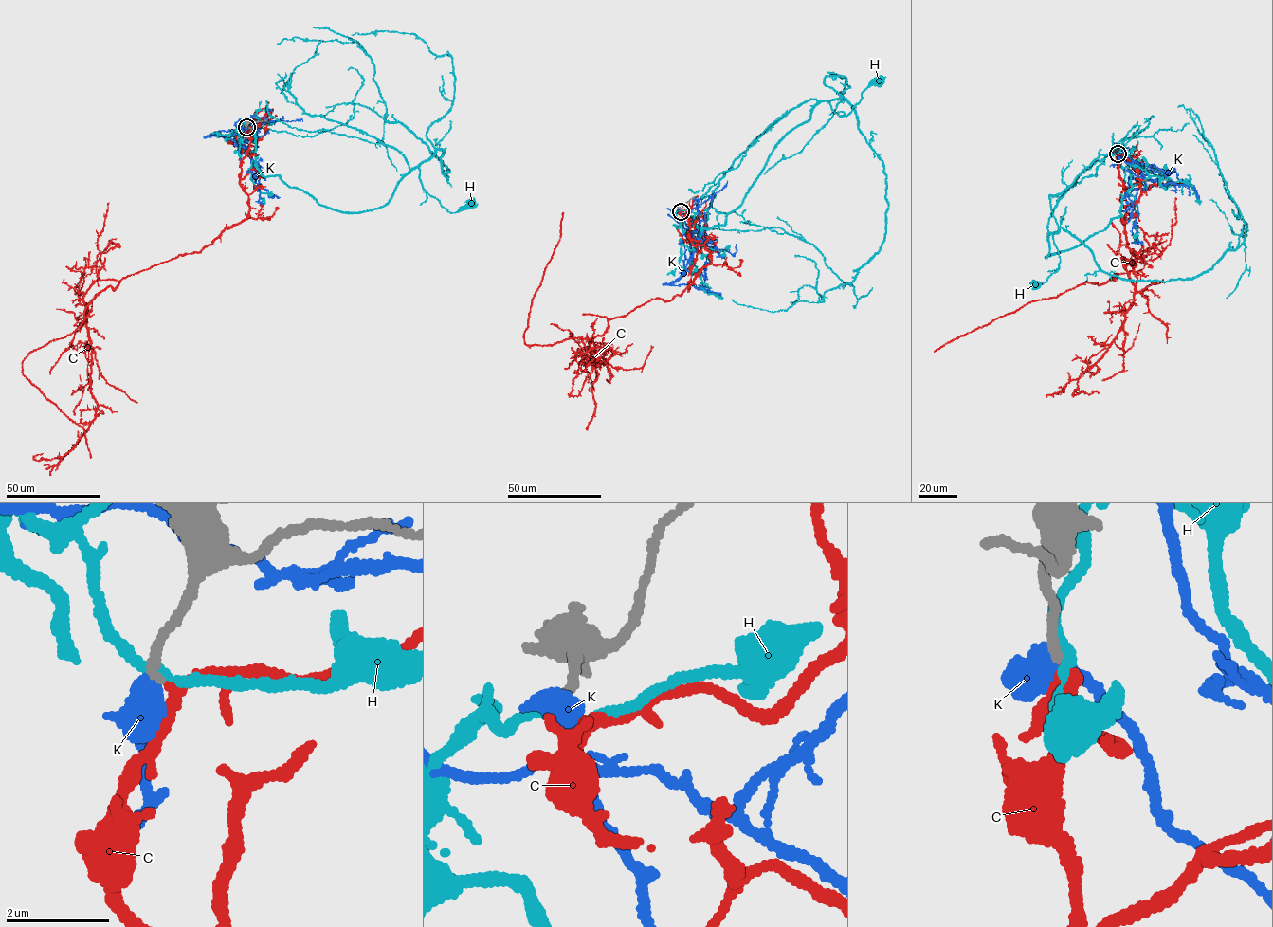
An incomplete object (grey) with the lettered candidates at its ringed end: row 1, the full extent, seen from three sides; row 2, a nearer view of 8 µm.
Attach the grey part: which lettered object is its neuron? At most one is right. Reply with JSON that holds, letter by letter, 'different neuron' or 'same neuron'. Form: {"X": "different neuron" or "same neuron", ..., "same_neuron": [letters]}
{"C": "same neuron", "H": "different neuron", "K": "different neuron", "same_neuron": ["C"]}

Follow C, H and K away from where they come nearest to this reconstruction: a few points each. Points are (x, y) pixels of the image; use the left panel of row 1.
C: (246, 127), (248, 217), (200, 252), (106, 287), (75, 330), (25, 357), (23, 374), (83, 429), (90, 458)
H: (246, 126), (263, 176), (339, 212), (384, 206), (417, 167), (447, 211), (471, 203)
K: (246, 127), (248, 139), (240, 143), (227, 136), (210, 135), (247, 126), (256, 128), (253, 122), (302, 120)

